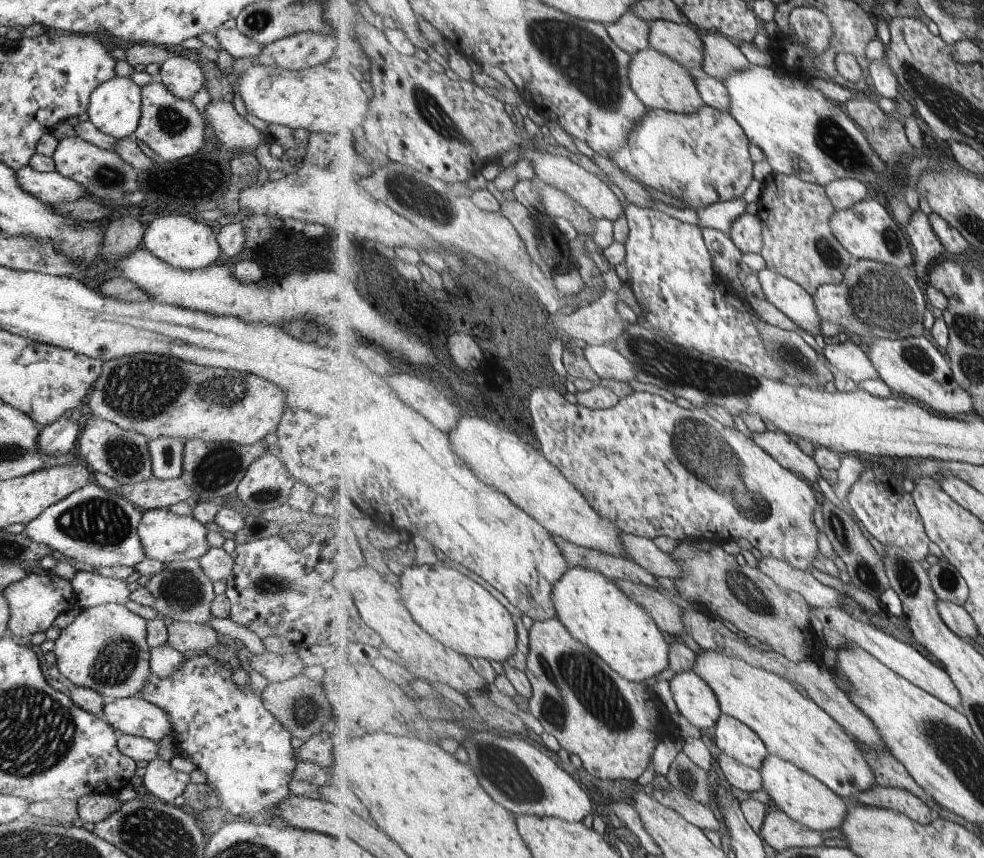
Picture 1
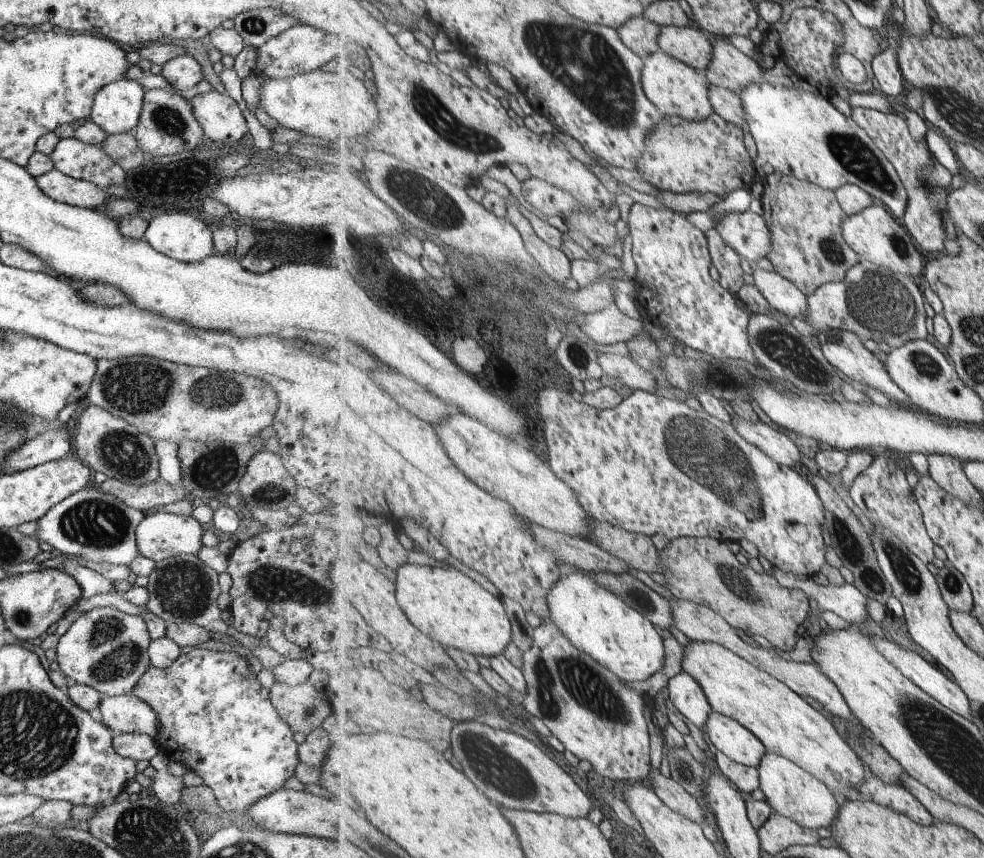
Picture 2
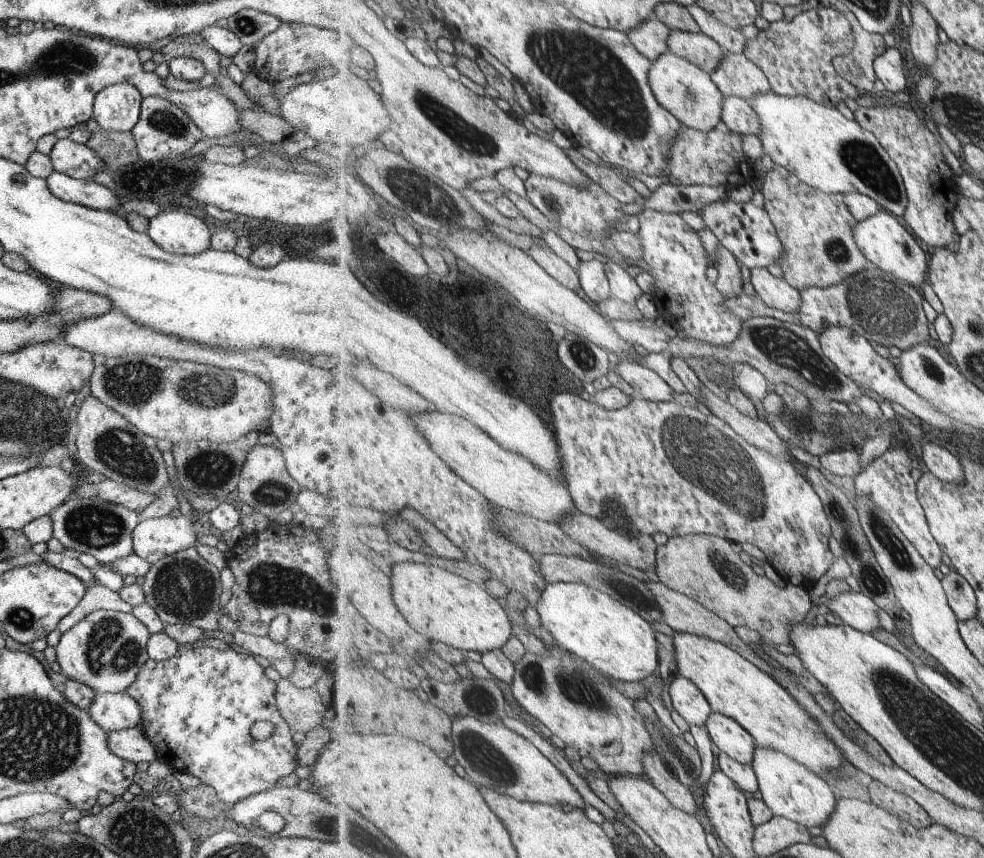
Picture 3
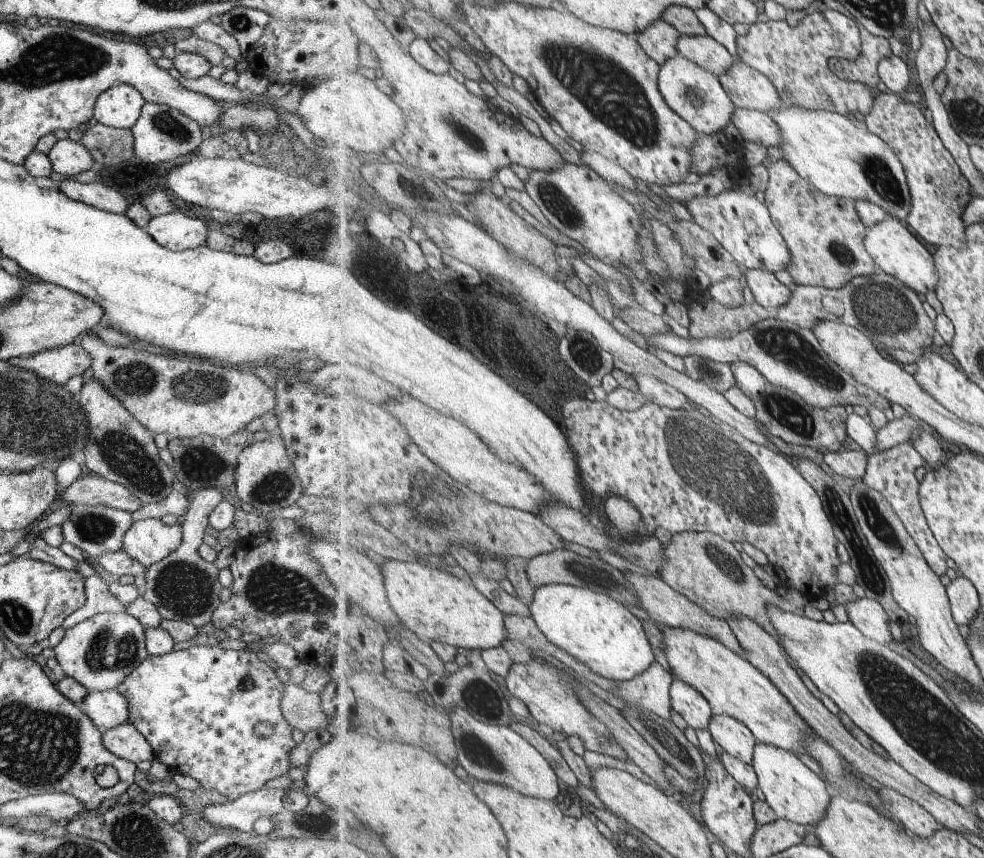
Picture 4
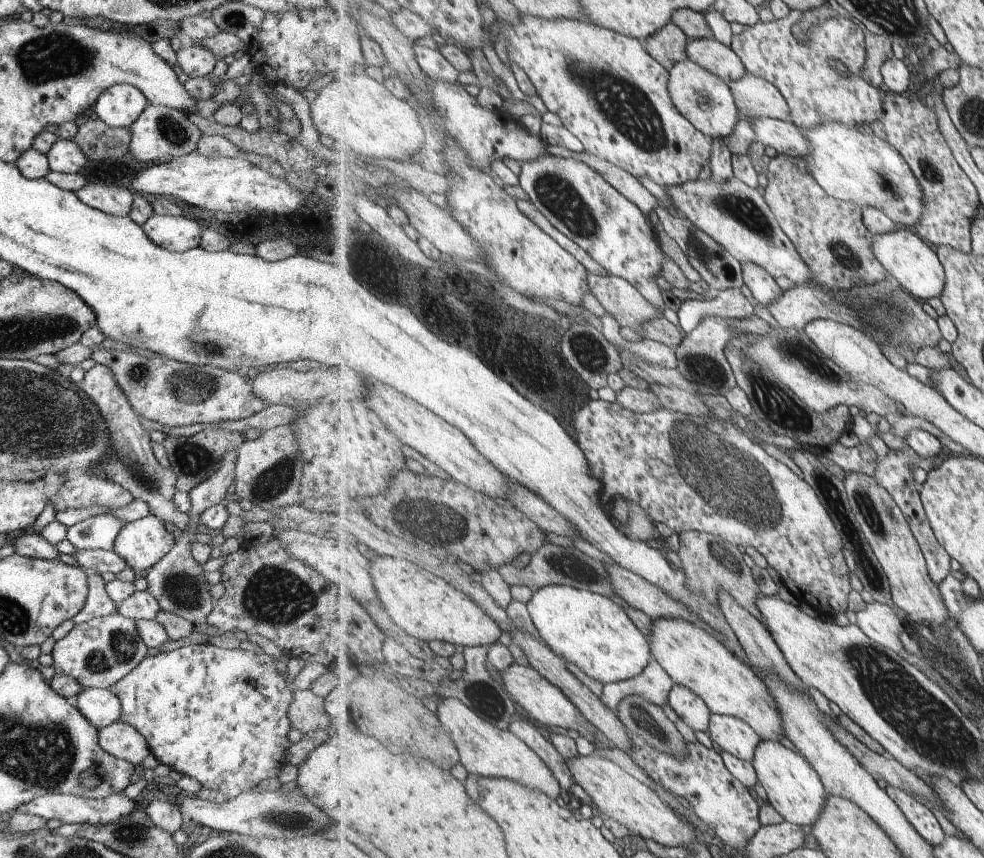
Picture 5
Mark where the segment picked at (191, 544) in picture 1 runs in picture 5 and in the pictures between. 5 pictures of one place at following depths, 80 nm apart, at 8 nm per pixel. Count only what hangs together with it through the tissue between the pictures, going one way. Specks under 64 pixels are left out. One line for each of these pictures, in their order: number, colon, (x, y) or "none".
2: (160, 537)
3: (153, 539)
4: (146, 541)
5: (140, 543)

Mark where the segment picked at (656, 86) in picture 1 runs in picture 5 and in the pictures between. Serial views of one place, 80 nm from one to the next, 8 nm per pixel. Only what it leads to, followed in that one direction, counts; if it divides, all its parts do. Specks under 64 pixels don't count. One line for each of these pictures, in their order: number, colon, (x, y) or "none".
2: (679, 90)
3: (686, 90)
4: (698, 95)
5: (707, 100)

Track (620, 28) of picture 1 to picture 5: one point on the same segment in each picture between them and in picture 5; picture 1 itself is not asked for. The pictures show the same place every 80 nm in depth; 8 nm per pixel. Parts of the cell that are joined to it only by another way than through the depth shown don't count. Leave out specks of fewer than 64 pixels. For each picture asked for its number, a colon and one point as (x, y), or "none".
2: (642, 35)
3: (652, 38)
4: (660, 40)
5: (669, 46)

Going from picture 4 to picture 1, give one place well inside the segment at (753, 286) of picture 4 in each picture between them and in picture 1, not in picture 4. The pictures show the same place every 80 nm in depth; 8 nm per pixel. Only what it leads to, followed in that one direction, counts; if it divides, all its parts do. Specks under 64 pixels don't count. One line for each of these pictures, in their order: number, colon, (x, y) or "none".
1: (792, 299)
2: (781, 293)
3: (777, 293)

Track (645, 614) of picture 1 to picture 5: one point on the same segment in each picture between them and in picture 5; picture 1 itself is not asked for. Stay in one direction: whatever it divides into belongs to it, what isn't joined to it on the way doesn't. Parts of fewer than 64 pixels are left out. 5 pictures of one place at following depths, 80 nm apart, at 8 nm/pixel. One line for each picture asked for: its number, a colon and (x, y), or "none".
2: (597, 621)
3: (616, 640)
4: (598, 631)
5: (587, 629)

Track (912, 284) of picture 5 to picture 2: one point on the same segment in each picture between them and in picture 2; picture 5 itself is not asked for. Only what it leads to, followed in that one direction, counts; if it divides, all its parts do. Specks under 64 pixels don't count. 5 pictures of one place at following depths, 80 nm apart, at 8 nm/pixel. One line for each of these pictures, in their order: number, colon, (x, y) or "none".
2: (873, 233)
3: (888, 245)
4: (897, 252)

